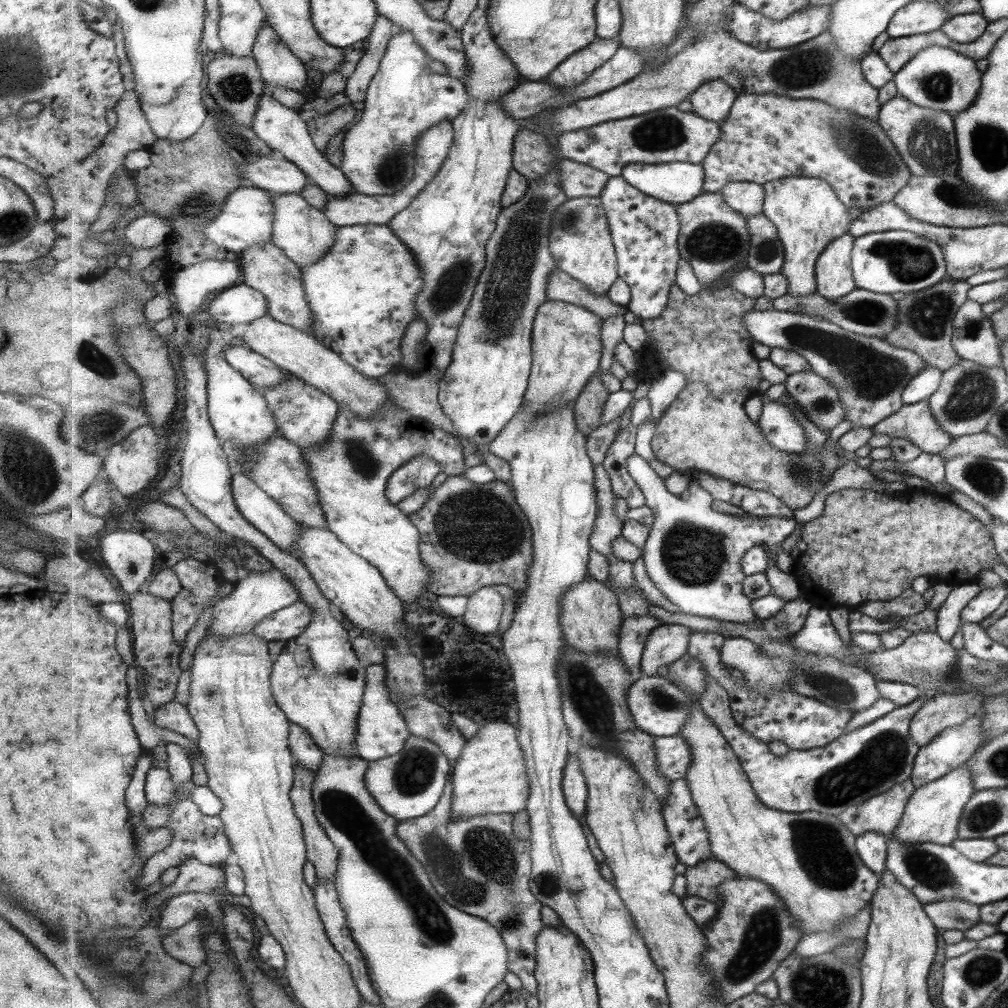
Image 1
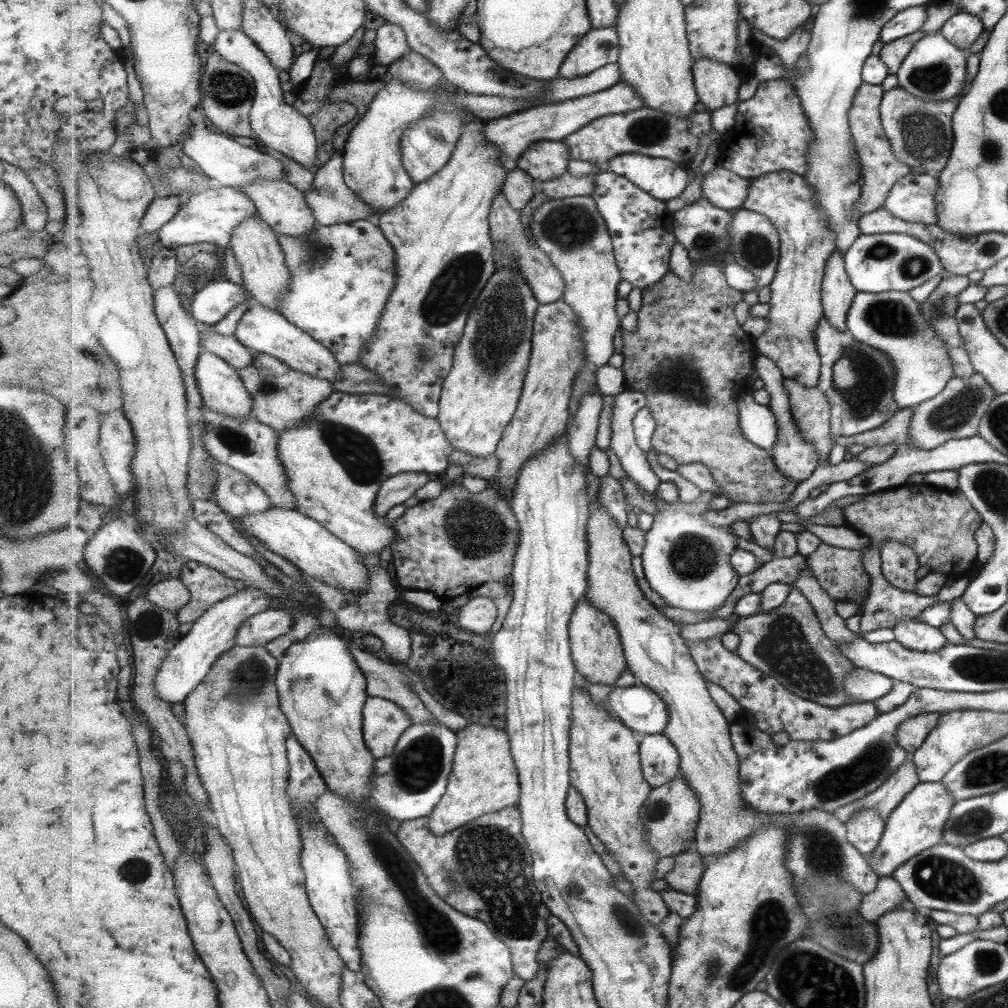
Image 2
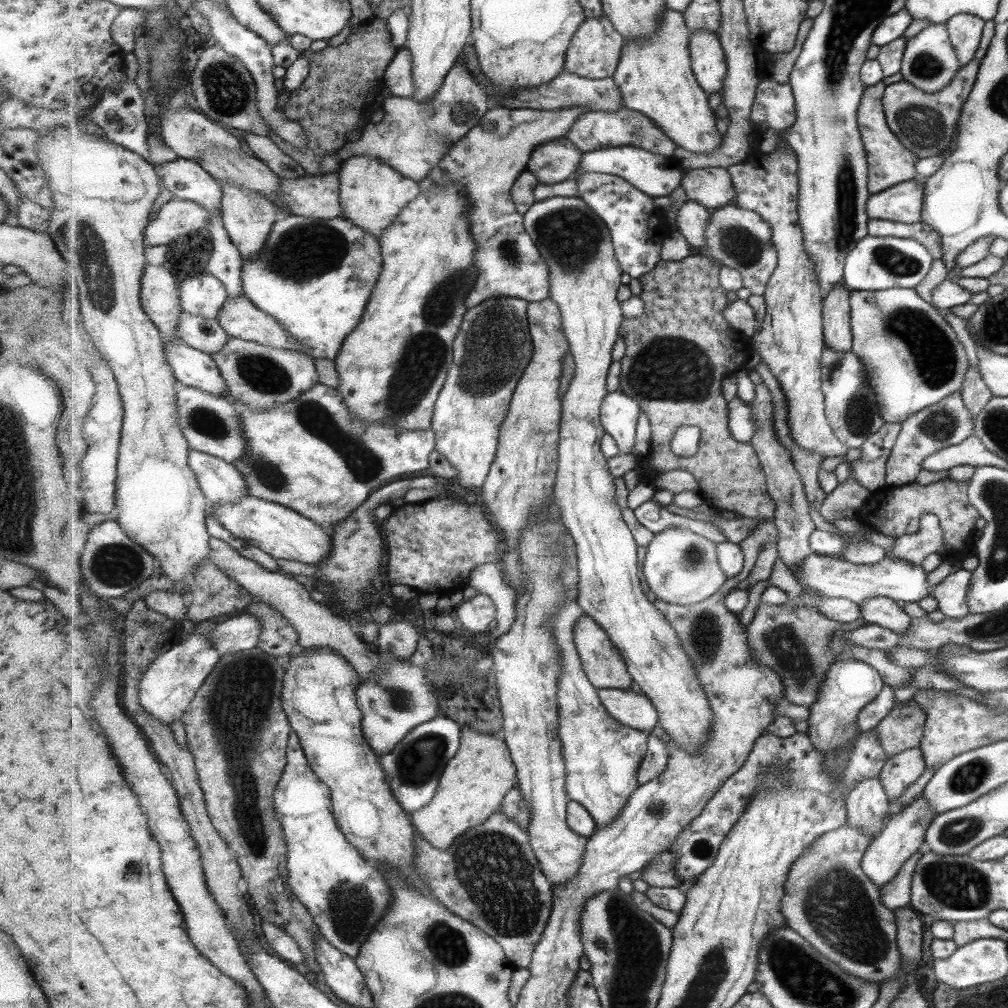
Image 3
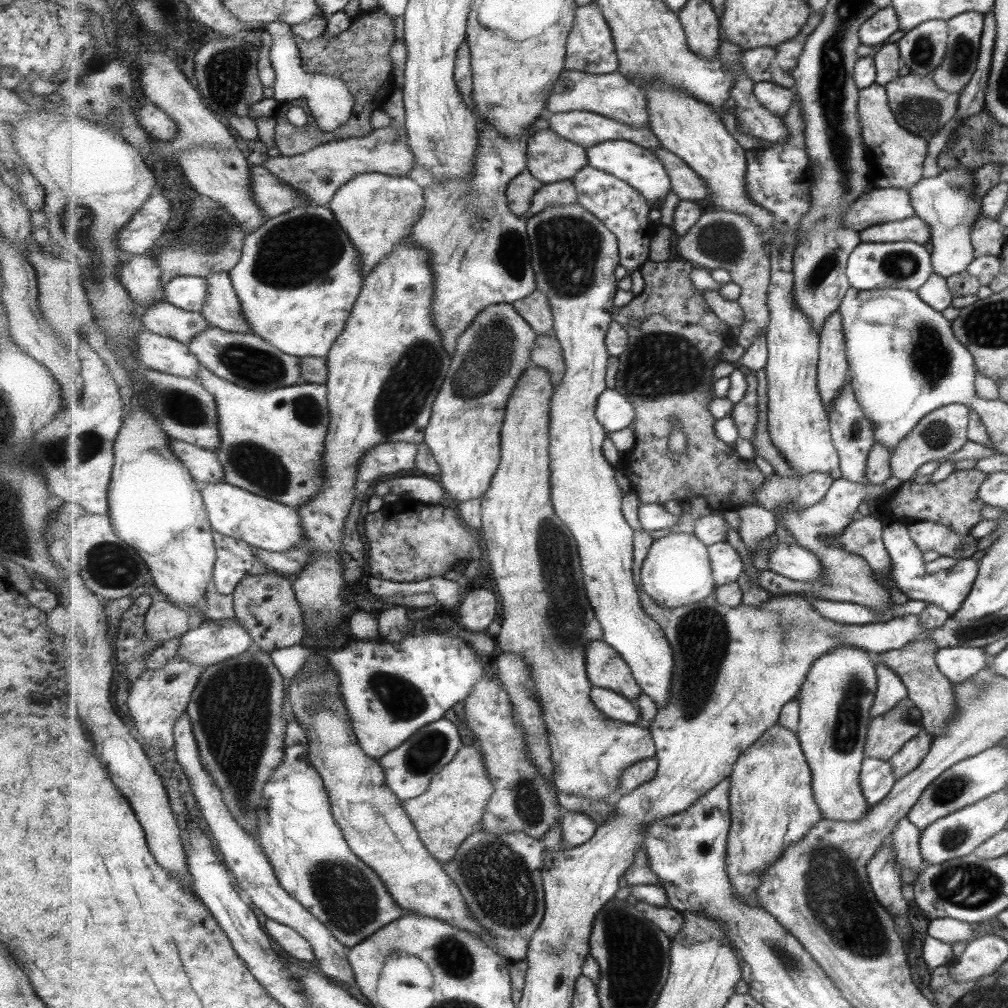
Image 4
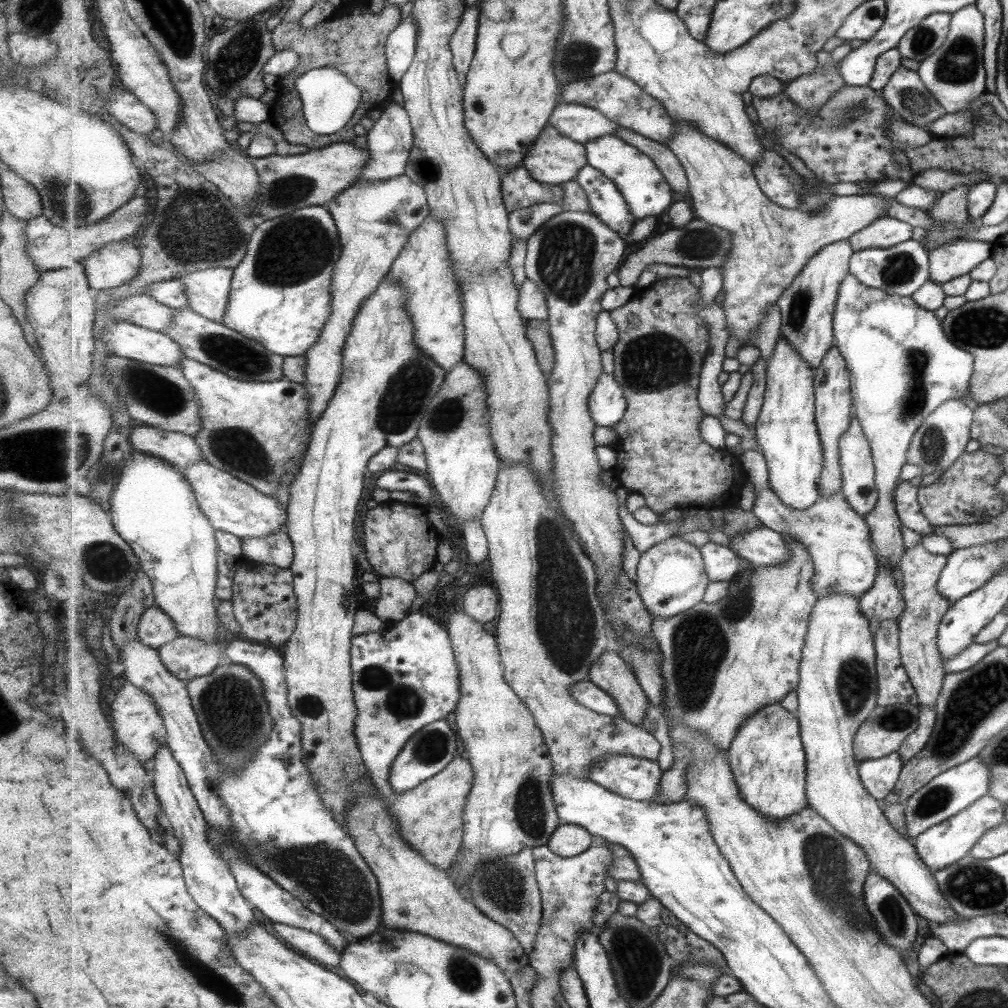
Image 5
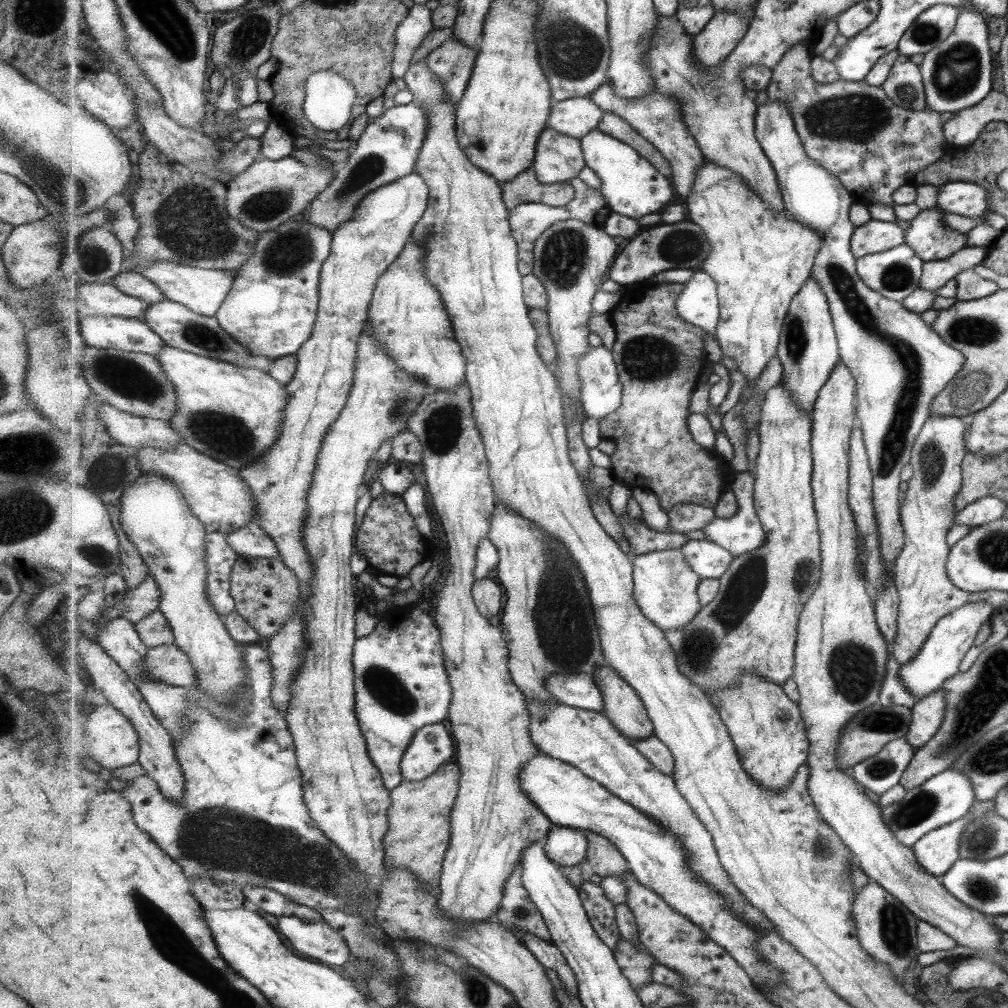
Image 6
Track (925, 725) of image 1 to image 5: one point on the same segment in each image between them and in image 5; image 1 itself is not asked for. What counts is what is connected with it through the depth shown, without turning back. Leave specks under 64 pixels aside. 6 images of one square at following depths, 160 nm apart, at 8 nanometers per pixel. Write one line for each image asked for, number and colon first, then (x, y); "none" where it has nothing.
2: (910, 735)
3: (902, 728)
4: (887, 734)
5: (881, 734)

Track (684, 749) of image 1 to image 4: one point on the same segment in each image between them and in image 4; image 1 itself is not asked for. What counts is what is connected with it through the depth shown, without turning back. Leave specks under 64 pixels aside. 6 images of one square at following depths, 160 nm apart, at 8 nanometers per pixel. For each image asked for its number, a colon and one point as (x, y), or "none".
2: (661, 763)
3: (655, 763)
4: (646, 770)

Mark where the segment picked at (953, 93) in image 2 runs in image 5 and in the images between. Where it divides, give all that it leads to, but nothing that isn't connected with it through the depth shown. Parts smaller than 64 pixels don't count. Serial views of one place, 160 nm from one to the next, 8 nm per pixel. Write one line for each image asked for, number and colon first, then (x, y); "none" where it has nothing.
3: (929, 62)
4: (922, 48)
5: (921, 41)

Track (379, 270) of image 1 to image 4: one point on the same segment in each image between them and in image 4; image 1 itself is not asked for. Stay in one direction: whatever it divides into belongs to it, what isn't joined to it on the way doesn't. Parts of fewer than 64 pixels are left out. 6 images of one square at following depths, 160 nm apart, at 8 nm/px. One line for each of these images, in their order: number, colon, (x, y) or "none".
2: (343, 276)
3: (316, 277)
4: (299, 278)

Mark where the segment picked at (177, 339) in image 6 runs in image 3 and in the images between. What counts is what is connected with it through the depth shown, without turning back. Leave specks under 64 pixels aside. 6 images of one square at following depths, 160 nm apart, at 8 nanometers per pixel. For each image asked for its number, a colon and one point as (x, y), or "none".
3: (262, 377)
4: (248, 360)
5: (206, 341)

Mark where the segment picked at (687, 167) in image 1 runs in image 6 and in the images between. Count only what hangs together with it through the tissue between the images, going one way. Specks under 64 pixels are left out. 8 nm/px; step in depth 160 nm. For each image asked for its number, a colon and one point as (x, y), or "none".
2: (663, 178)
3: (659, 176)
4: (641, 167)
5: (648, 193)
6: (633, 187)

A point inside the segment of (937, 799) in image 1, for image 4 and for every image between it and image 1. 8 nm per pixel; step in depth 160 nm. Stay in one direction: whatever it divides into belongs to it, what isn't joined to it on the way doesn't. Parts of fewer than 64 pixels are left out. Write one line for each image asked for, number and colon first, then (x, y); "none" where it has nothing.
2: (917, 823)
3: (904, 833)
4: (885, 880)

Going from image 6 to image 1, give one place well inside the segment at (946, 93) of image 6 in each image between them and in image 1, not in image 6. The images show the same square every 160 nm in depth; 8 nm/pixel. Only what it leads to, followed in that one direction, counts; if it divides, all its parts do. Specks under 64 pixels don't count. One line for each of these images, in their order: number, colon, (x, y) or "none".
1: (961, 28)
2: (962, 29)
3: (965, 30)
4: (958, 66)
5: (955, 75)

